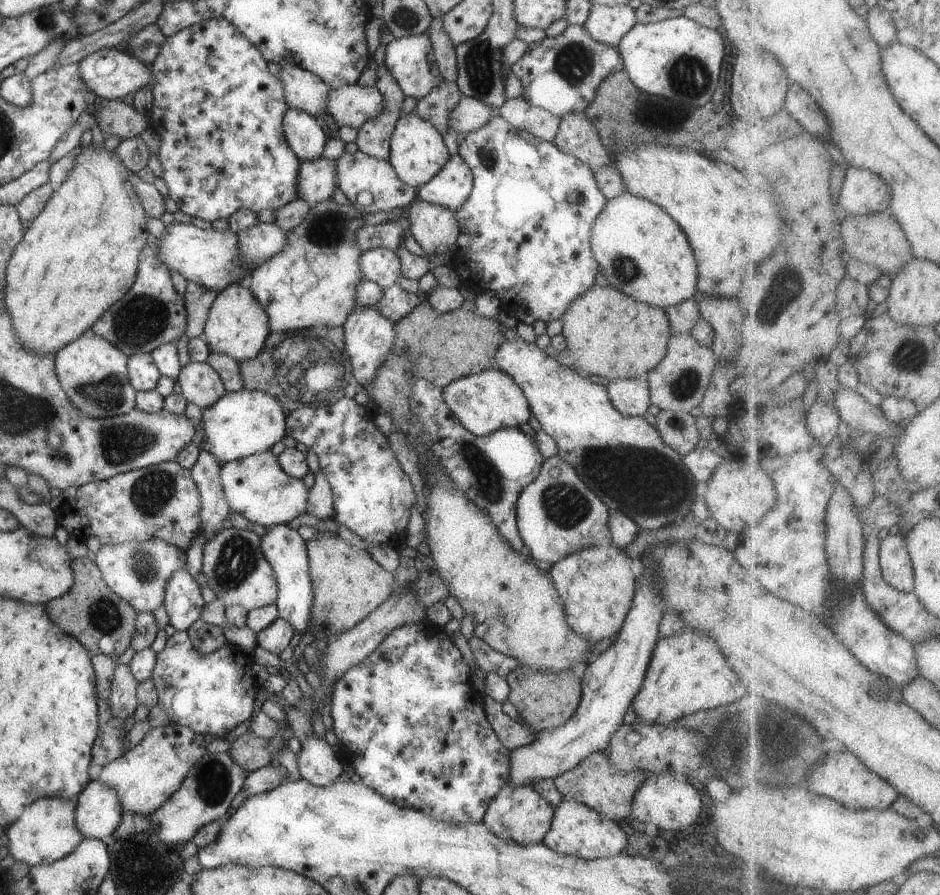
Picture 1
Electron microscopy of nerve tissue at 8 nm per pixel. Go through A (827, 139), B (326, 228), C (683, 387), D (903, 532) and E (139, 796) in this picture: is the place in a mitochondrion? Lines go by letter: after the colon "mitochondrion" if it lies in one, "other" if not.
A: other
B: mitochondrion
C: mitochondrion
D: other
E: other

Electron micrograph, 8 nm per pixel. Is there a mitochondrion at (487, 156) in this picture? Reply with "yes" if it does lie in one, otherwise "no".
yes

